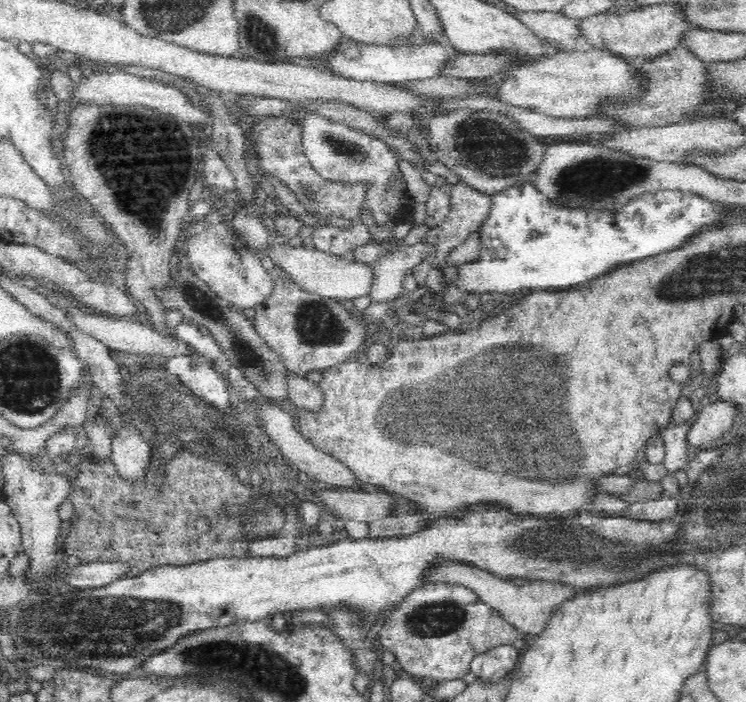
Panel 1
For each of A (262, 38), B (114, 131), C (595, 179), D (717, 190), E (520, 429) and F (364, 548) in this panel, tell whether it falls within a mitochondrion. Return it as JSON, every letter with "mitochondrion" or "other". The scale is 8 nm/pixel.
{"A":"mitochondrion","B":"mitochondrion","C":"mitochondrion","D":"other","E":"mitochondrion","F":"other"}

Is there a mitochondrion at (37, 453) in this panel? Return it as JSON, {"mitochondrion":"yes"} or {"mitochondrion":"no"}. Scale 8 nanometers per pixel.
{"mitochondrion":"no"}

